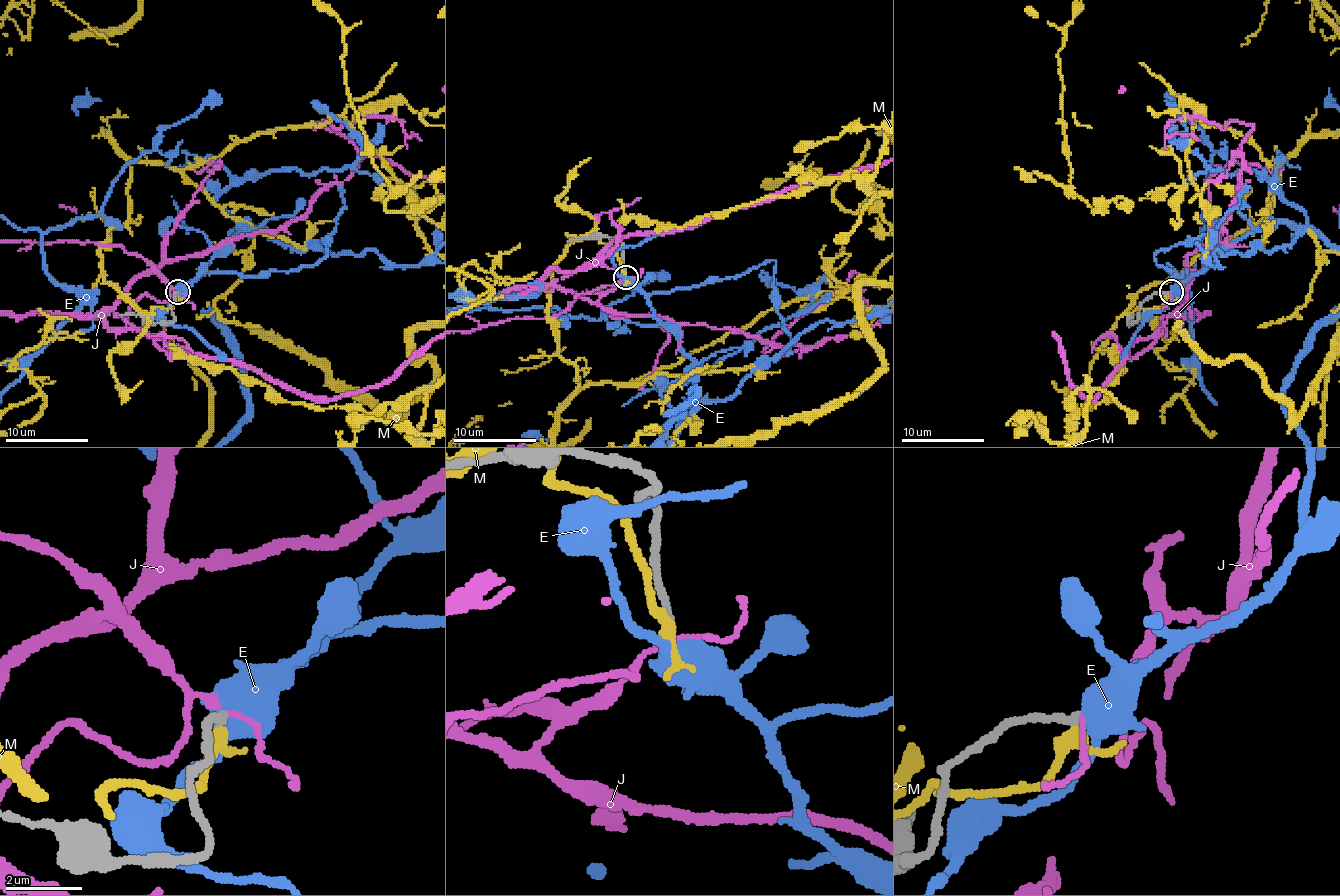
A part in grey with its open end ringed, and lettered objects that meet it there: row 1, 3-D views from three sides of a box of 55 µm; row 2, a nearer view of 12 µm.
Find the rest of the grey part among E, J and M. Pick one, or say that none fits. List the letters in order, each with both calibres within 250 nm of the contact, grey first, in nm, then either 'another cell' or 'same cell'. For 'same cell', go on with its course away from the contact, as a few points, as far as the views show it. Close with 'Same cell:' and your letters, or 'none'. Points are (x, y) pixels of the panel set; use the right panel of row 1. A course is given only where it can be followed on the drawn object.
E: 240 nm thick on the grey side, 550 nm on the other; another cell
J: 240 nm thick on the grey side, 120 nm on the other; another cell
M: 280 nm thick on the grey side, 300 nm on the other; another cell
Same cell: none

